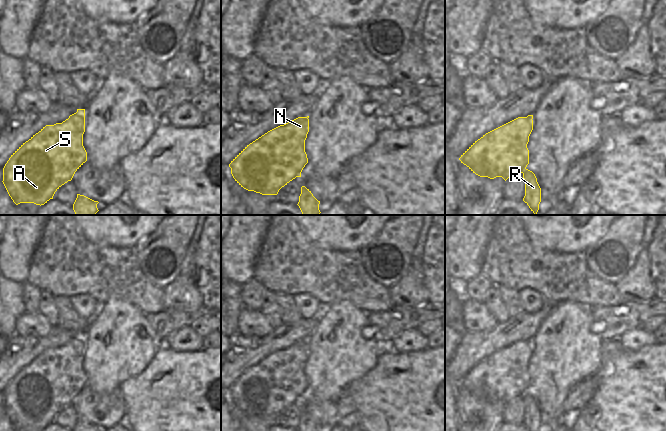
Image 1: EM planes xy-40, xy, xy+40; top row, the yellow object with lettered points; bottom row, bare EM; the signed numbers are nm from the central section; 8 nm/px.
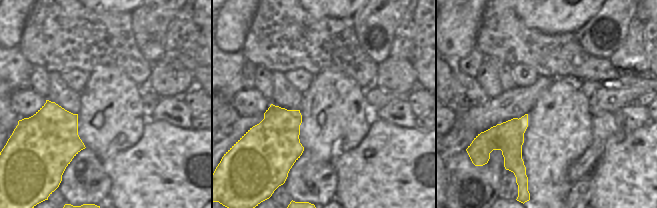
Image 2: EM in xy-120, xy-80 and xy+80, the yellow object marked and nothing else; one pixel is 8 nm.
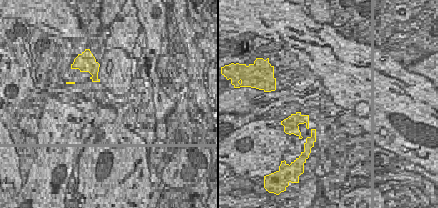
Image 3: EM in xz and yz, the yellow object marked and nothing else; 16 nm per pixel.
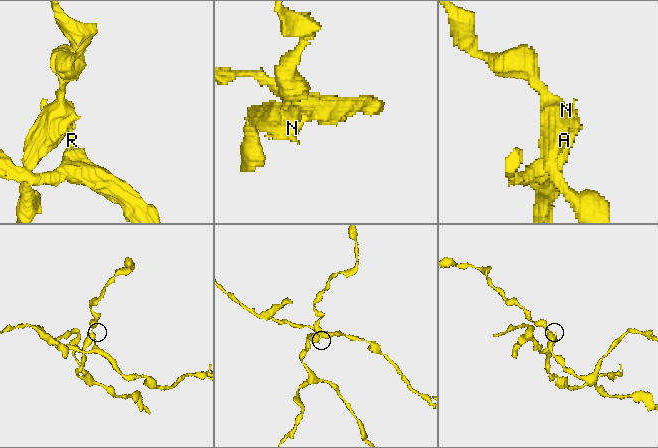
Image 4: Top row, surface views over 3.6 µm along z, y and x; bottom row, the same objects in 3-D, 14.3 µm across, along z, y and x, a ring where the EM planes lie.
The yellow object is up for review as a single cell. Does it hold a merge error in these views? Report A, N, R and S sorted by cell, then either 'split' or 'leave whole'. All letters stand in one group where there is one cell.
groups A N S / R; split

